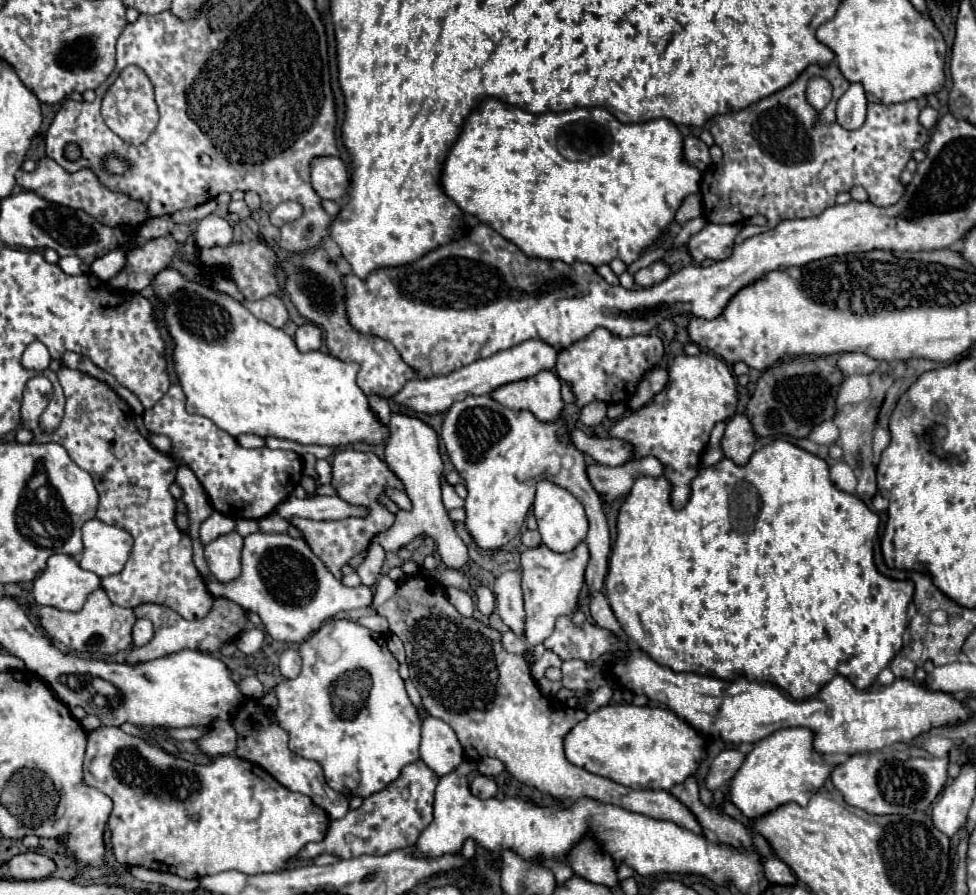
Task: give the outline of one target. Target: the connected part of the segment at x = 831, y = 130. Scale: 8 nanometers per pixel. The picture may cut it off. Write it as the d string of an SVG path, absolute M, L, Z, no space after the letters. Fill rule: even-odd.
M835 63L827 65L809 65L791 85L785 89L737 111L715 115L709 121L709 131L713 133L715 143L723 149L723 161L711 165L701 179L701 197L703 197L703 217L707 223L741 223L753 215L765 215L765 227L745 227L739 233L739 241L745 241L753 235L773 229L785 219L805 219L821 215L827 207L835 205L839 193L851 191L855 185L861 185L869 193L869 201L877 207L889 207L901 199L905 187L899 183L899 175L915 149L923 149L929 141L929 131L919 123L919 113L927 107L927 97L911 99L905 103L869 103L867 119L857 131L843 129L835 119L835 103L847 91L849 81L839 73ZM815 75L821 75L831 81L833 97L823 111L813 109L805 101L807 81Z

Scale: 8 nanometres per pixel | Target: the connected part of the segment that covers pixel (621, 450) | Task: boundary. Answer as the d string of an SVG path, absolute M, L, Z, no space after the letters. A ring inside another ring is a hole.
M571 429L569 441L583 453L591 455L597 463L601 465L623 465L625 461L631 459L631 445L619 439L599 439L599 437L589 437L581 429Z

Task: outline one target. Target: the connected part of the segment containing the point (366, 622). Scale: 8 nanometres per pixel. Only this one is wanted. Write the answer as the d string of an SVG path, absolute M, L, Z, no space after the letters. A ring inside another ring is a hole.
M365 615L365 617L355 619L355 623L363 625L363 627L369 627L369 629L373 629L373 631L377 631L377 633L383 633L383 635L389 633L389 623L387 623L387 619L379 617L379 615Z

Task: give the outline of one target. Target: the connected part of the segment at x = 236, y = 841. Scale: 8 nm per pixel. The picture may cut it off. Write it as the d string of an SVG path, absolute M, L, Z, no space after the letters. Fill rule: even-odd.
M99 727L99 729L91 731L87 735L87 739L89 739L89 745L87 745L87 753L85 753L83 777L85 777L87 785L97 787L101 793L109 795L111 801L113 801L113 811L111 811L111 817L109 817L107 825L111 829L113 853L115 853L117 861L121 865L125 865L125 867L139 865L139 867L147 867L147 869L153 869L153 871L173 873L173 875L179 875L179 877L185 877L185 879L199 879L199 877L205 877L205 875L215 875L215 873L231 871L231 869L241 871L245 875L273 873L273 871L283 871L287 867L287 861L291 857L295 857L303 845L307 845L309 841L321 841L325 837L325 833L327 833L327 827L329 827L331 819L321 807L313 805L313 801L307 795L293 793L293 791L285 789L277 779L273 779L269 773L265 773L265 769L261 769L259 765L253 765L251 761L245 761L245 759L241 759L237 755L233 755L233 757L231 755L221 755L211 765L195 765L195 763L183 761L179 757L173 757L173 755L165 753L159 747L147 745L139 737L127 735L119 727Z

